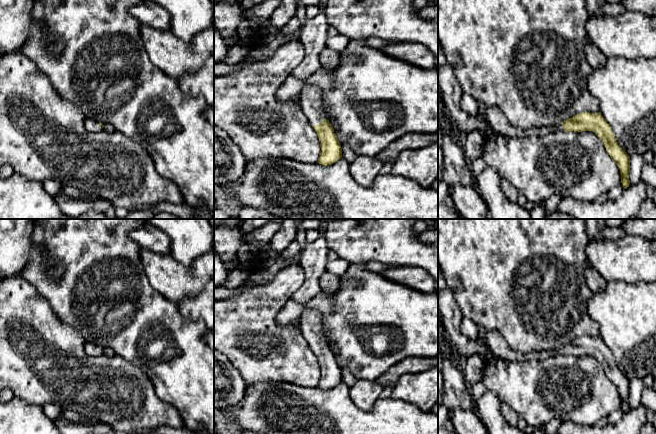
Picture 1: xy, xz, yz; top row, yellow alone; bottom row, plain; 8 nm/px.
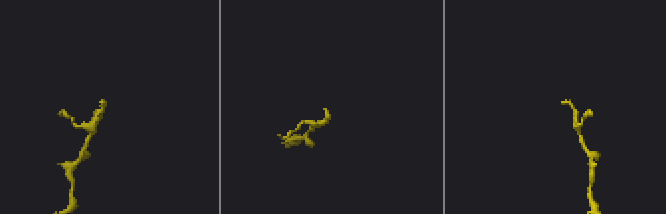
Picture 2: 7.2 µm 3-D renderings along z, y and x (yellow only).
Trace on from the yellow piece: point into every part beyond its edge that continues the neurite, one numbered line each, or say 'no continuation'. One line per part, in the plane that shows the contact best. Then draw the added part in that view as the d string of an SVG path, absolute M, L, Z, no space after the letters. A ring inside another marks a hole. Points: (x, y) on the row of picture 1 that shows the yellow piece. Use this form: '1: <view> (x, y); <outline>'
1: xz (310, 98); M306 85L300 94L302 111L311 125L320 124L326 119L321 106L320 90L315 85Z

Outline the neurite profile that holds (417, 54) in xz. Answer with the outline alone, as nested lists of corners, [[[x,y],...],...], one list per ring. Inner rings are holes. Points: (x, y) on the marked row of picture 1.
[[[403,42],[380,49],[383,53],[424,69],[437,69],[436,57],[421,43]]]

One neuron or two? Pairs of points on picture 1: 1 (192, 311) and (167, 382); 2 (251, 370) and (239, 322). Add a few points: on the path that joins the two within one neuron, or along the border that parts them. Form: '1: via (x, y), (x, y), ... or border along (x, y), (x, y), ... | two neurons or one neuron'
1: border along (175, 303), (183, 316), (203, 322) | two neurons
2: via (244, 358), (233, 347), (235, 344), (235, 334) | one neuron

